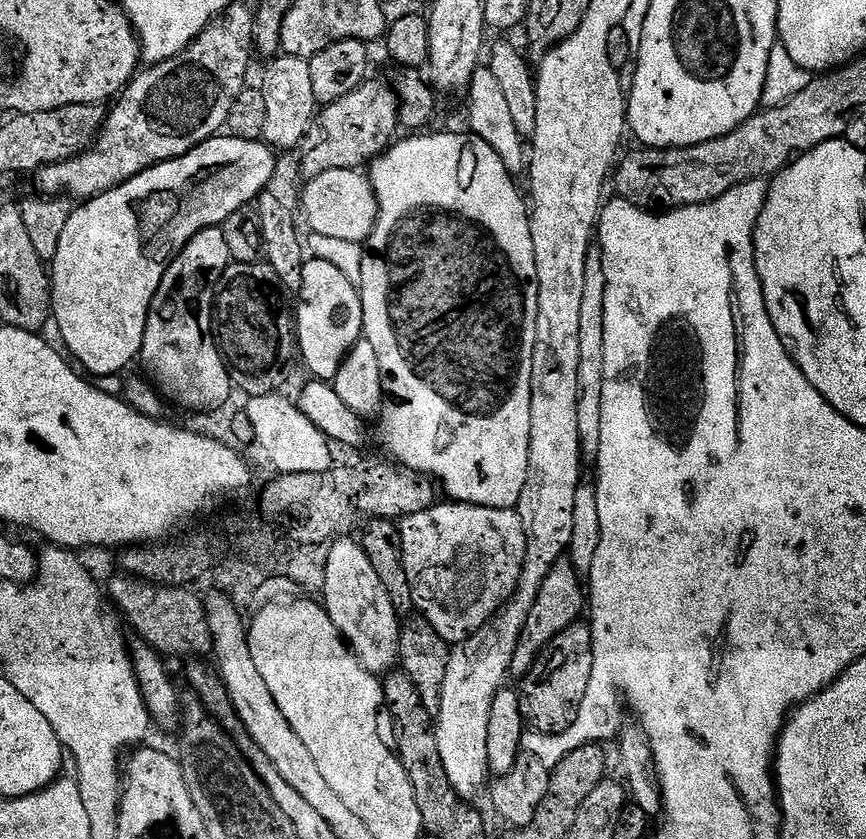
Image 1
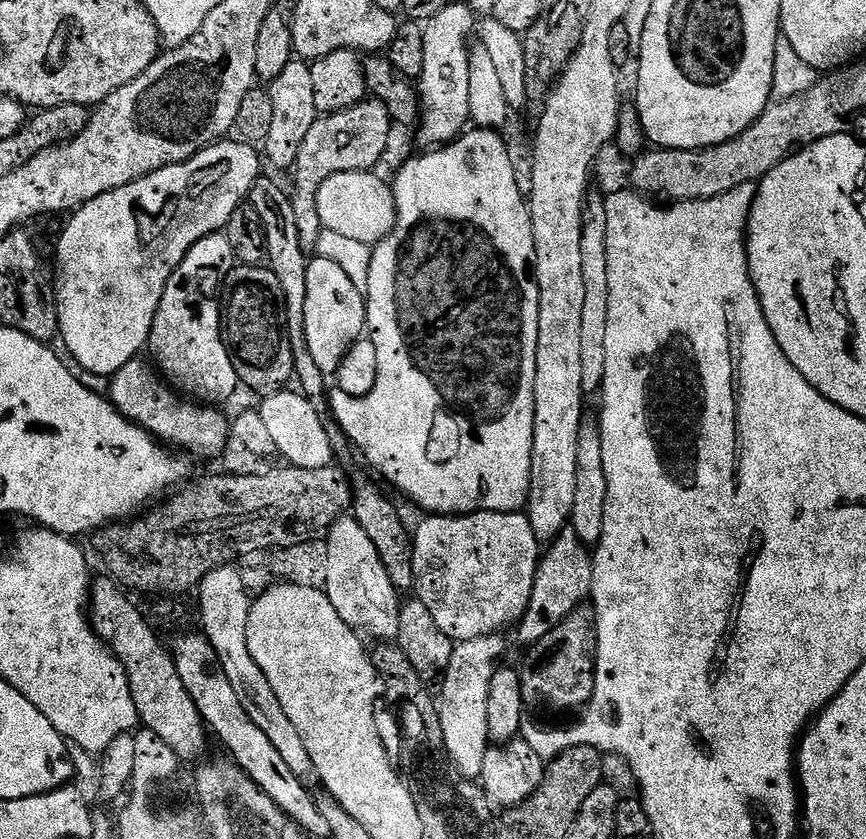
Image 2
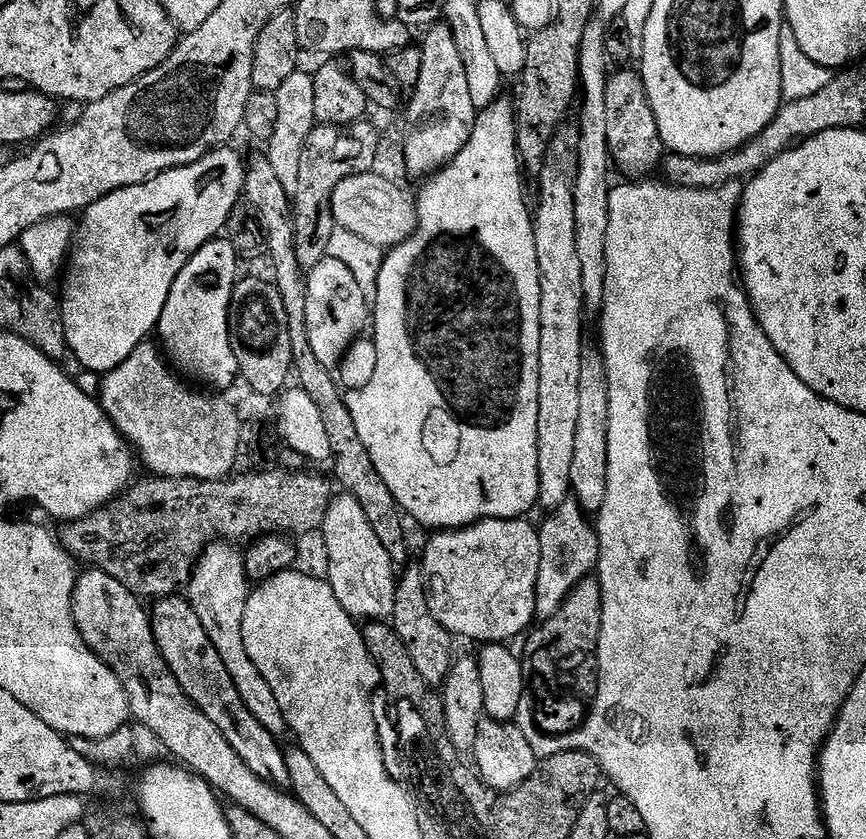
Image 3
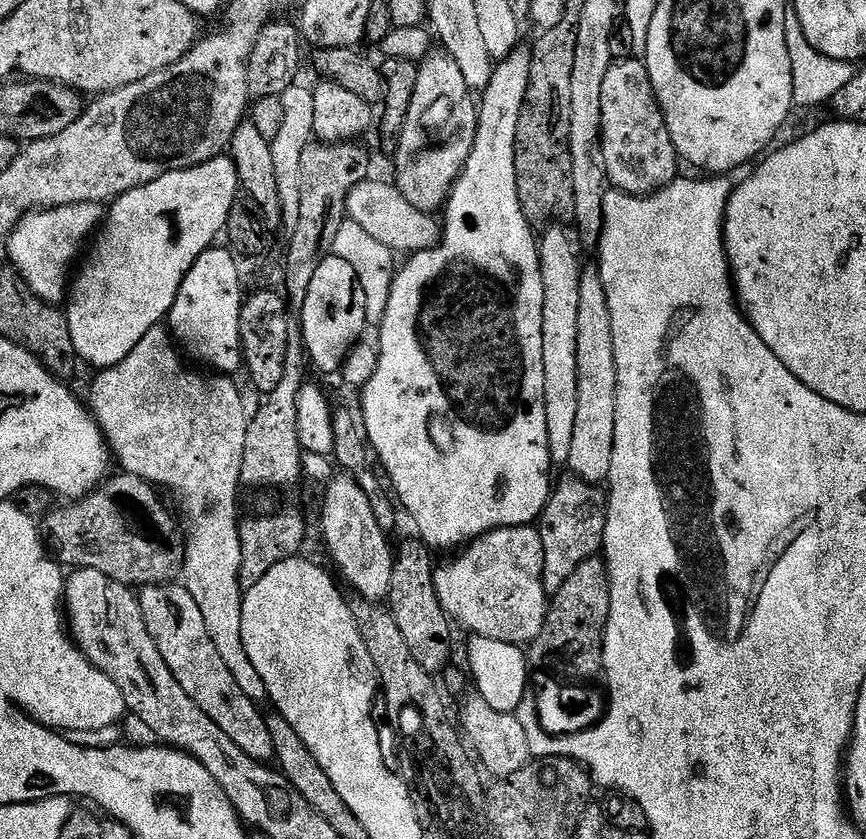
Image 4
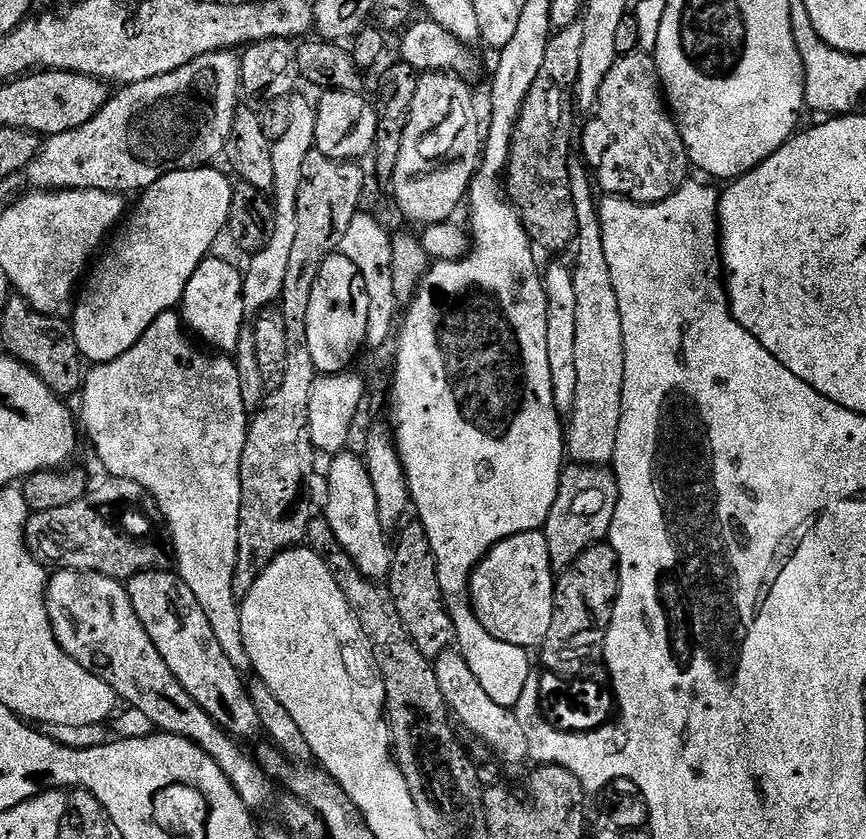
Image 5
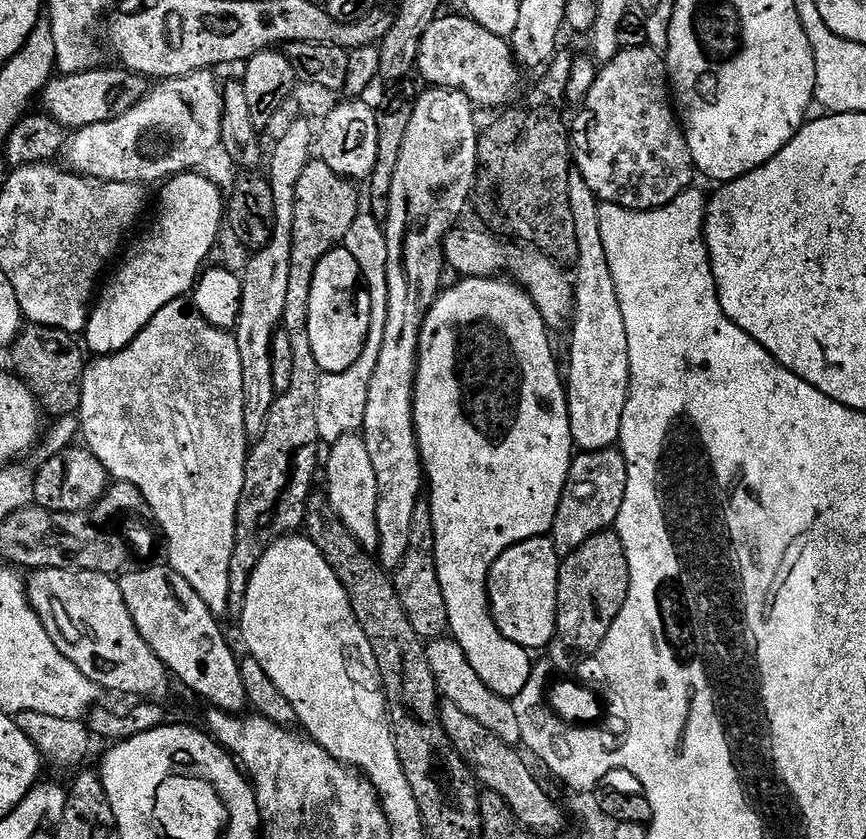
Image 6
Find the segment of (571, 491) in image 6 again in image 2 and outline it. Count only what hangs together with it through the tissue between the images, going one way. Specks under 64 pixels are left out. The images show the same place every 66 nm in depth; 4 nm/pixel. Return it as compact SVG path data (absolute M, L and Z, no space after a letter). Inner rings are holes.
M565 530L556 539L547 545L546 551L540 557L540 565L534 578L534 590L530 594L530 602L526 606L524 616L518 622L520 628L520 640L524 646L531 646L558 622L562 622L573 610L581 607L592 594L592 557L589 545L583 544L578 534L571 530Z

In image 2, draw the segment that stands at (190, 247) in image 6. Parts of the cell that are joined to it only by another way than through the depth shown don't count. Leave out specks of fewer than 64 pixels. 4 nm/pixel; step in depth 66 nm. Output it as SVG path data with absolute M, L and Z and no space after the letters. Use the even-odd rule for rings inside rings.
M225 138L217 143L209 144L208 147L204 148L200 153L191 160L184 160L181 164L171 164L166 166L162 170L154 170L154 174L146 174L142 178L138 178L134 182L130 182L126 186L118 186L118 190L110 190L106 194L102 194L98 198L94 198L90 202L86 202L81 208L75 209L67 217L68 225L60 232L60 241L56 244L56 276L54 272L54 287L56 290L56 305L58 306L58 322L60 323L60 334L59 339L64 340L64 348L89 372L92 376L105 376L105 378L111 378L116 375L118 370L122 370L122 366L126 366L126 362L137 359L141 355L140 351L143 353L145 351L146 345L148 343L148 335L150 330L154 326L154 314L158 314L158 302L162 302L162 294L166 290L166 282L170 278L173 267L182 262L182 258L186 258L186 254L190 250L190 246L194 246L194 242L198 242L202 238L206 238L210 234L219 232L221 230L227 229L228 223L230 222L230 214L234 214L234 210L238 210L241 206L241 203L249 199L252 187L256 185L257 180L260 179L262 175L262 169L260 169L260 160L262 164L262 156L259 151L251 143L241 142L239 139L234 138Z

